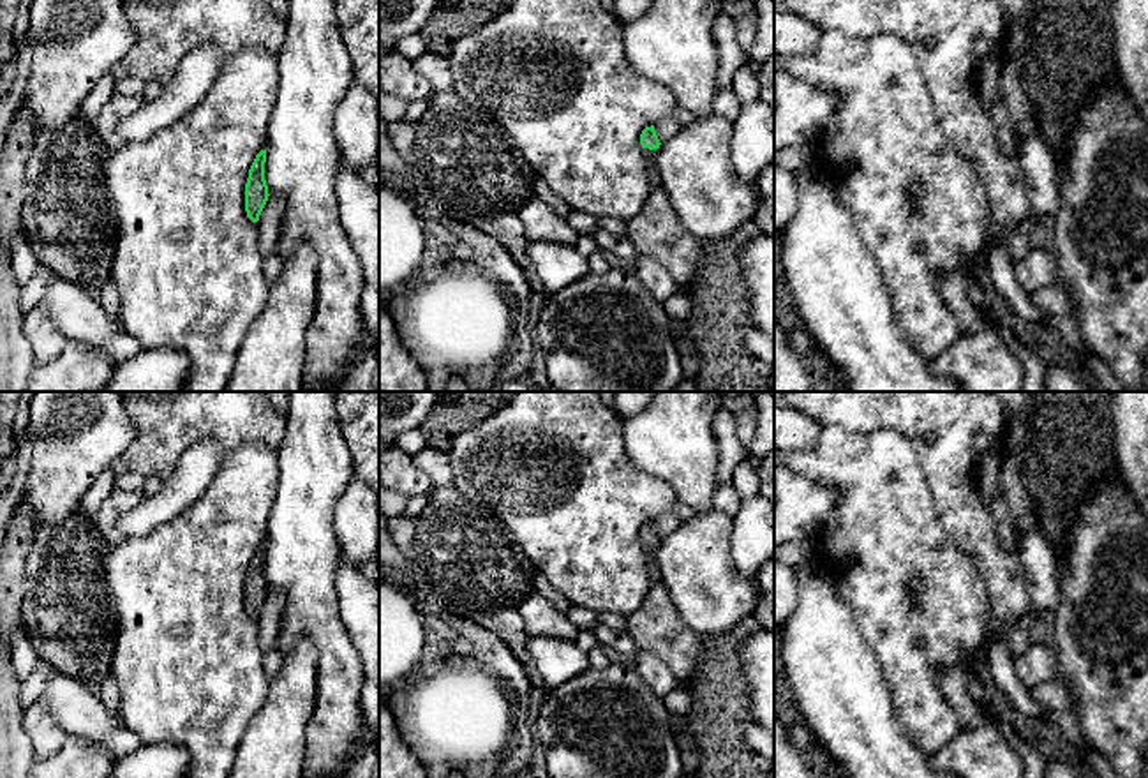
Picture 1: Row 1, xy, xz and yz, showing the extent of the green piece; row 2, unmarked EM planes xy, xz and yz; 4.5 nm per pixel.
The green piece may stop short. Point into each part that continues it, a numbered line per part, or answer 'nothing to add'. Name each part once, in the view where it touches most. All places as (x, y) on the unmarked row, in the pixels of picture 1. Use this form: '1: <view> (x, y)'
1: xz (655, 576)

